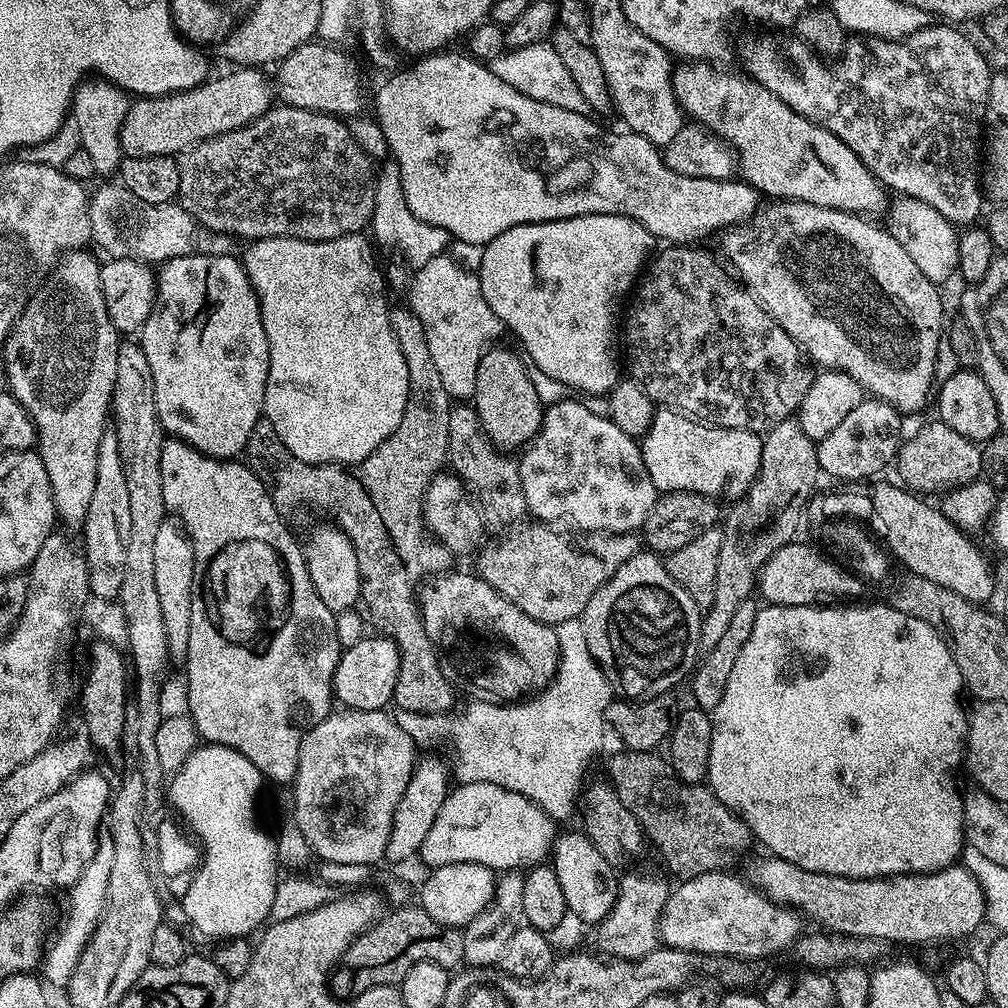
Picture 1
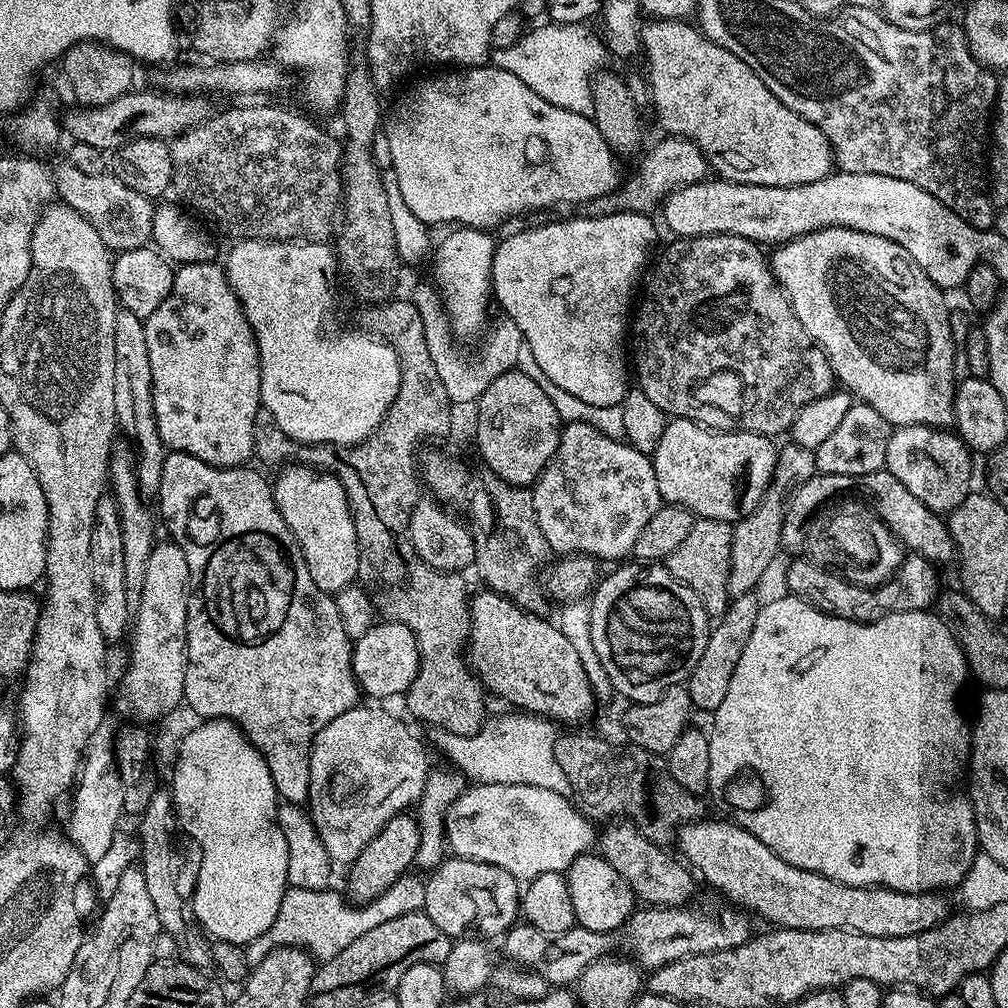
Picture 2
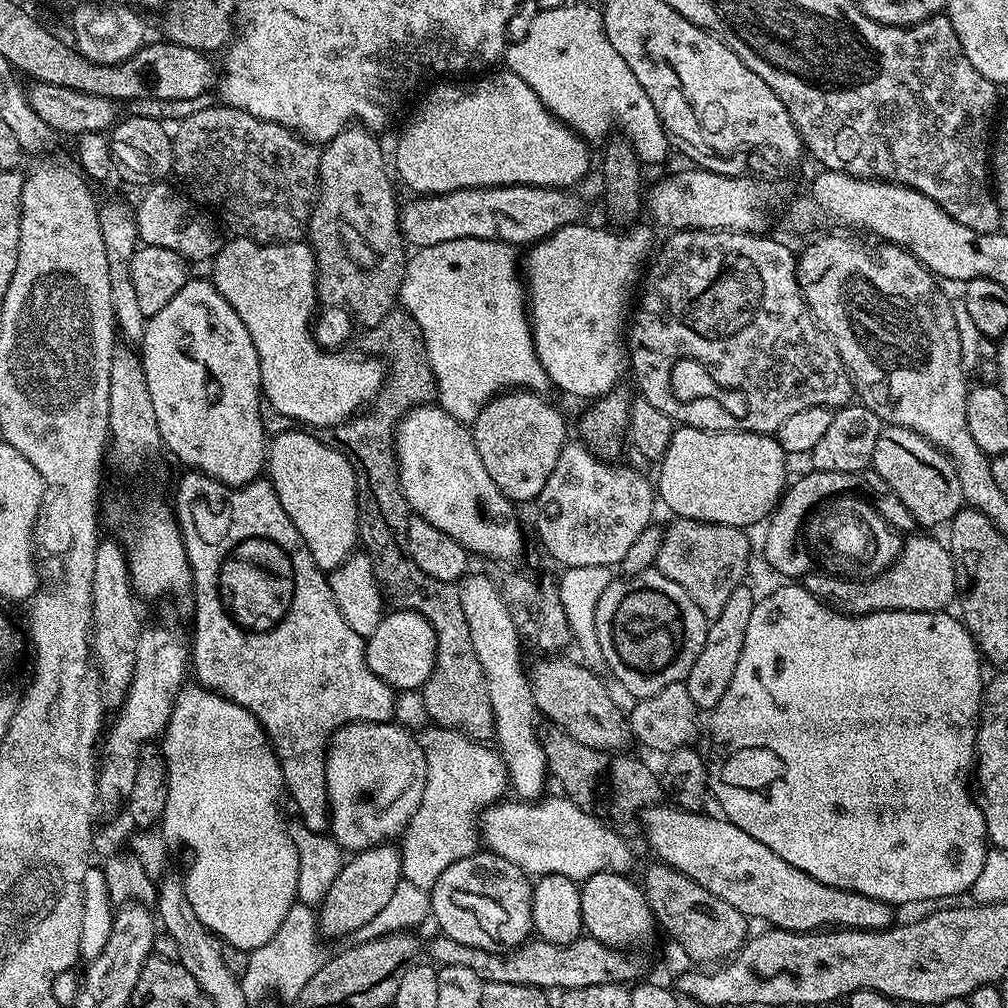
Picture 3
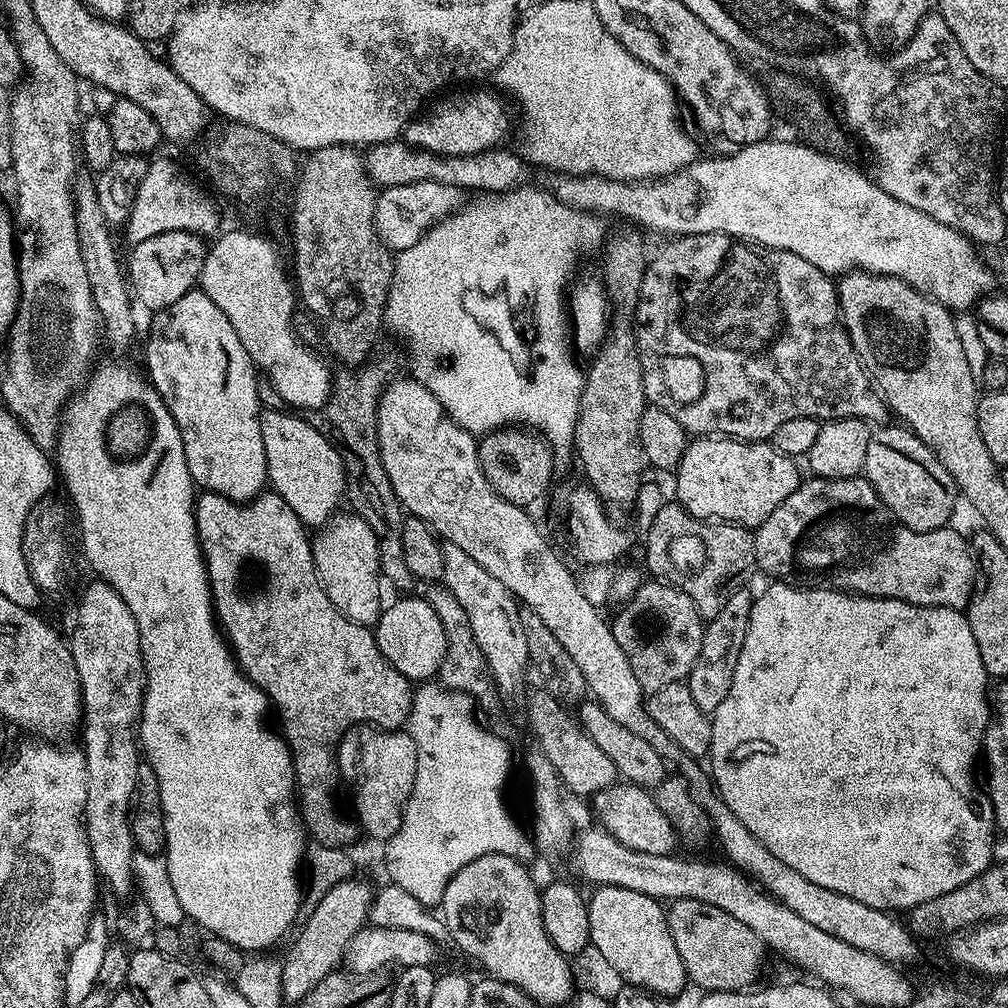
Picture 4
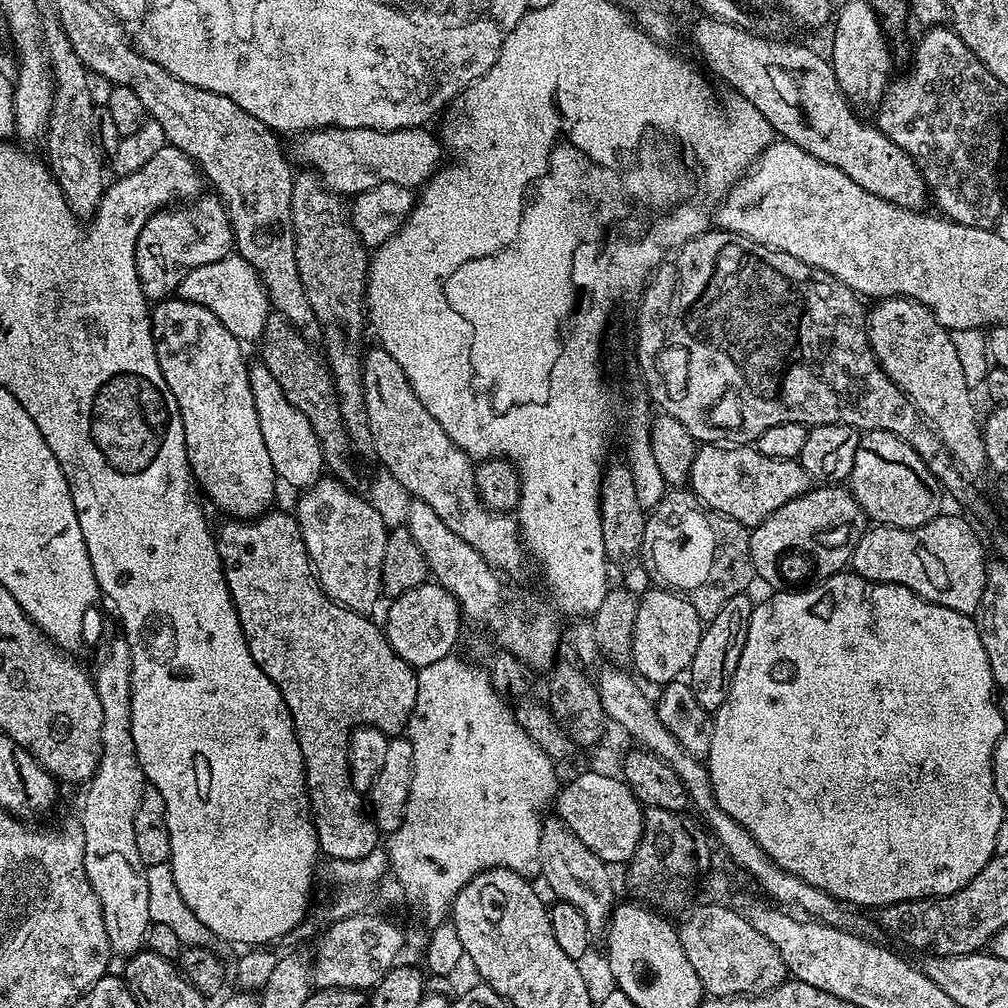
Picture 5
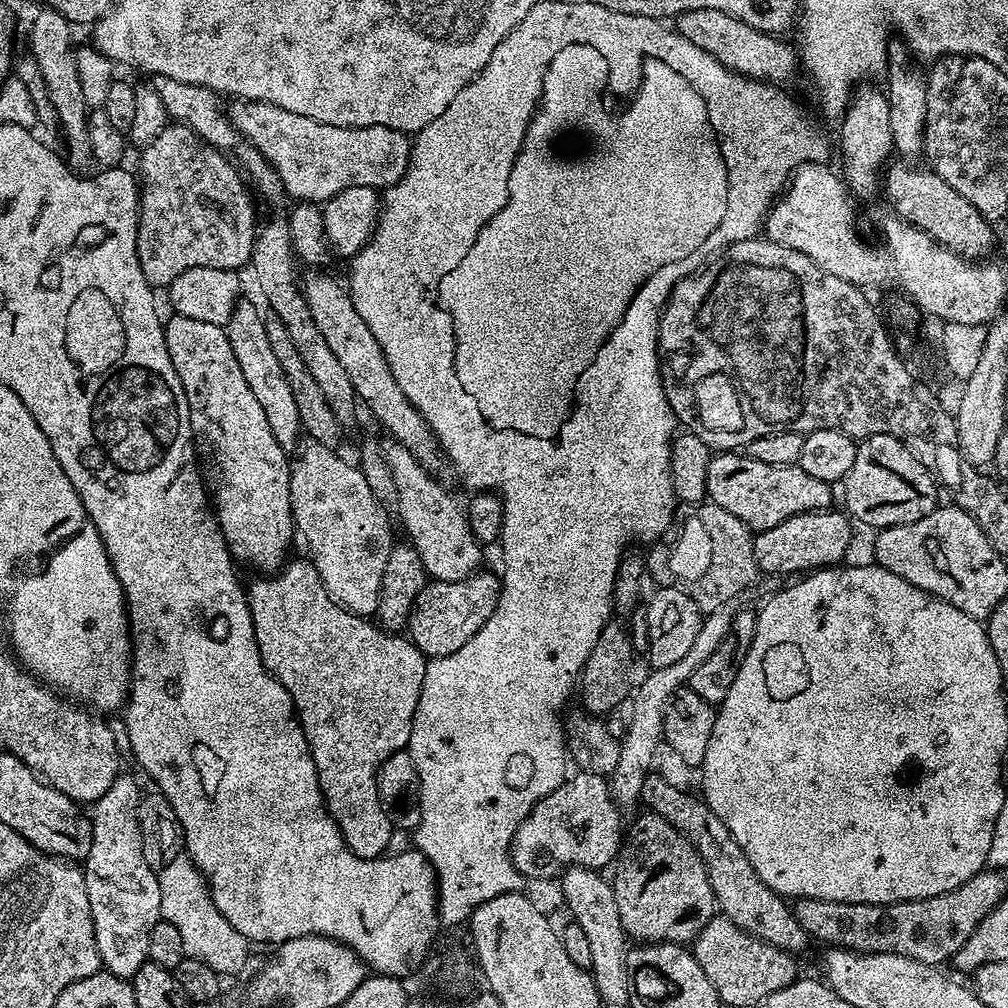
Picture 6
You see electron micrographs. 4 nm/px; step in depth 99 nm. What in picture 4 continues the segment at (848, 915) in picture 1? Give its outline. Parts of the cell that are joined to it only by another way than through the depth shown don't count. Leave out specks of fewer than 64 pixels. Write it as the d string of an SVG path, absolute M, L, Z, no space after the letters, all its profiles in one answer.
M617 782L609 786L606 790L597 792L591 797L590 804L596 811L599 827L608 832L614 838L618 838L618 842L622 842L622 846L630 846L630 850L642 850L642 854L672 854L677 851L678 837L674 826L670 822L670 818L666 818L666 814L662 814L662 810L658 810L655 795L649 789L639 788L636 784L627 782Z

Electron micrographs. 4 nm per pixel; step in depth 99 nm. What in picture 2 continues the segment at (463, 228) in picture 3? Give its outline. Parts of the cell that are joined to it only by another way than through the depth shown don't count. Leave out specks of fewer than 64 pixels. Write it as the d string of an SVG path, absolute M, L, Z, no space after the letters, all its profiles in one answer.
M665 135L644 157L633 174L632 178L621 183L620 187L602 198L594 198L590 203L583 205L582 212L585 216L605 216L615 212L630 212L647 214L653 213L653 209L671 192L686 185L701 183L708 174L708 160L690 142L681 136Z

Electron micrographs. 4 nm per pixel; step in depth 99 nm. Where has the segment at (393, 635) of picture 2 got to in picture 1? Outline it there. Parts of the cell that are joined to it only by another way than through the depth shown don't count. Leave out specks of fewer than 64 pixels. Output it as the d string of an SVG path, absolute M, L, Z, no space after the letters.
M365 635L364 639L354 642L354 646L344 648L340 653L340 661L332 679L332 695L343 707L354 710L384 710L389 707L387 704L393 703L392 695L400 669L400 651L389 636L375 635Z

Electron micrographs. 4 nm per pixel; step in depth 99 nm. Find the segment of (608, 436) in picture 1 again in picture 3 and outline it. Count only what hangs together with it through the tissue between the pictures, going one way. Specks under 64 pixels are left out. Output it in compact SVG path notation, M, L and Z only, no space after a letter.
M570 442L559 455L553 474L542 488L536 501L540 514L538 534L549 554L561 567L600 566L615 567L623 560L631 543L651 525L652 512L656 507L656 494L652 485L636 470L618 466L595 456L588 447L580 442Z

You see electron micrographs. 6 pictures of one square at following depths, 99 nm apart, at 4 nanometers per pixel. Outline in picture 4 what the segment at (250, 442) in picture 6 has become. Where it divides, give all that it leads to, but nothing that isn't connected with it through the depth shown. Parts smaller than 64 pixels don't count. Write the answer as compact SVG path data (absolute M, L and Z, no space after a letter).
M199 290L182 294L182 298L178 298L178 302L174 302L174 306L166 306L161 312L155 313L151 319L152 325L148 328L148 341L144 344L144 364L148 367L146 376L156 393L162 398L162 402L166 402L174 422L178 426L178 434L182 434L182 450L186 454L186 466L192 476L193 485L205 492L217 492L219 496L225 496L231 500L241 502L253 500L265 491L268 484L268 467L266 466L266 446L262 446L262 426L260 425L262 405L260 405L260 392L256 389L258 369L253 364L250 354L246 354L246 346L242 346L238 334L234 334L234 326L230 326L230 318L226 318L226 314L222 314L222 310L218 310L218 306L214 306L214 302L210 302L210 298L206 298L206 294Z

